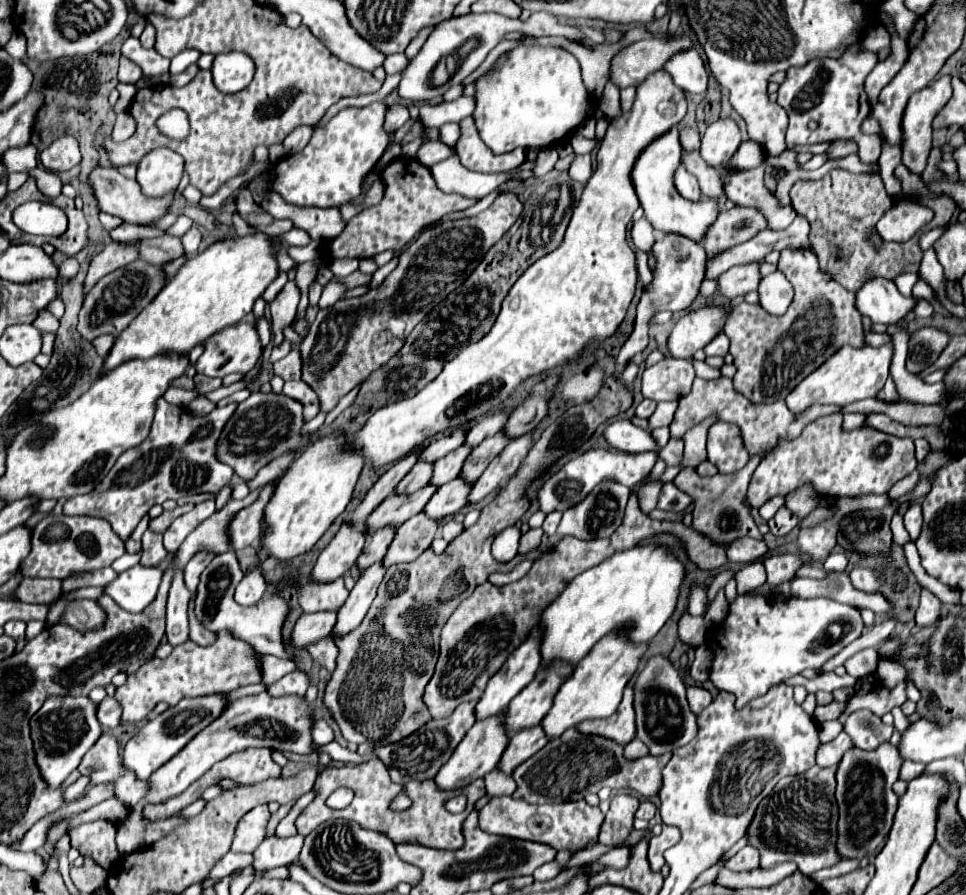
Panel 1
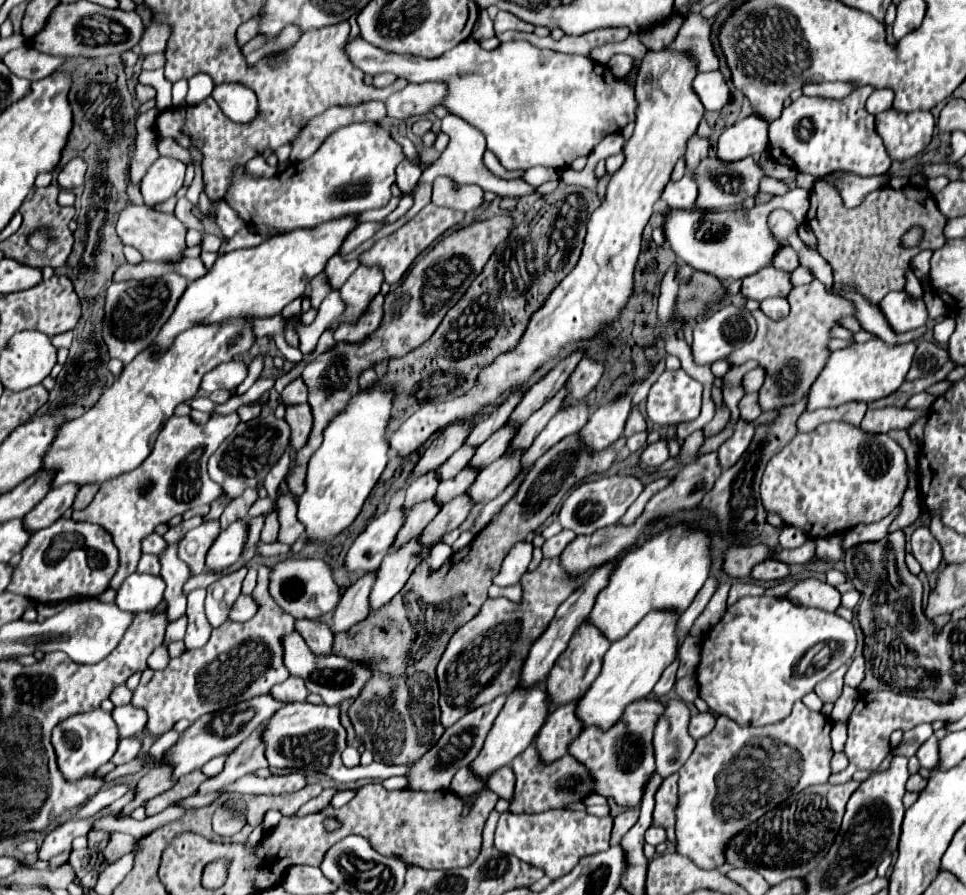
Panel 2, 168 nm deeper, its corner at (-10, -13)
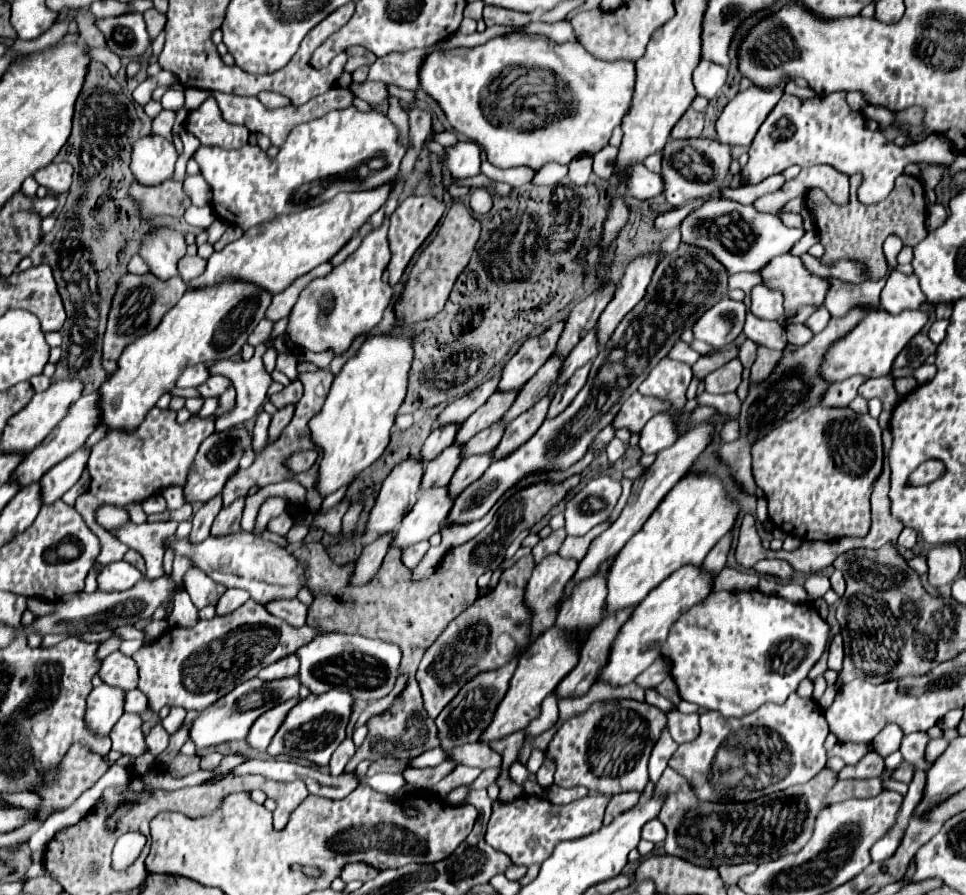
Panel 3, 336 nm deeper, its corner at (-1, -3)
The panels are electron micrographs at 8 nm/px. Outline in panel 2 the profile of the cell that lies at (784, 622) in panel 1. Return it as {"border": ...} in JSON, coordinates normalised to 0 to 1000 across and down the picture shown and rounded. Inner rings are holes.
{"border":[[[798,666],[765,668],[759,677],[753,679],[751,688],[730,708],[726,717],[726,737],[719,751],[719,760],[724,764],[724,780],[732,784],[738,798],[755,800],[765,811],[792,811],[798,807],[806,807],[819,798],[819,791],[825,782],[829,782],[835,773],[842,773],[846,762],[850,762],[869,744],[881,737],[885,720],[887,720],[887,711],[883,697],[869,691],[862,684],[823,677],[815,668],[798,668]],[[848,717],[856,717],[856,720],[862,717],[862,731],[858,742],[852,749],[846,749],[837,755],[825,753],[823,751],[825,742],[833,733],[833,728]]]}

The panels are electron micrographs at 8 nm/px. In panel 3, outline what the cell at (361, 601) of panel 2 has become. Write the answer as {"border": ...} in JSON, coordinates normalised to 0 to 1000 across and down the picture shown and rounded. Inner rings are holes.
{"border":[[[406,597],[391,599],[389,603],[385,603],[383,608],[379,608],[375,612],[373,623],[366,628],[366,639],[360,650],[362,655],[377,655],[391,641],[395,626],[404,612],[404,601],[406,601]]]}

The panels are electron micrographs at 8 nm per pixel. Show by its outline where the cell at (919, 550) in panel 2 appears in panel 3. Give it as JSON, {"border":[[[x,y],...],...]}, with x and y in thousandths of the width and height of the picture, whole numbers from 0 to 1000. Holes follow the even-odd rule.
{"border":[[[936,590],[930,599],[930,610],[936,610],[940,615],[944,615],[950,606],[950,594],[948,592],[942,592],[942,590]]]}

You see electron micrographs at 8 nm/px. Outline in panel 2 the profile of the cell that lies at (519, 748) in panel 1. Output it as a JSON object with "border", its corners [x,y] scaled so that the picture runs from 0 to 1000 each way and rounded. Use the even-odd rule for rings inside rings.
{"border":[[[595,784],[577,789],[564,804],[562,813],[558,816],[554,825],[554,836],[562,851],[570,854],[583,842],[587,842],[587,836],[591,827],[601,818],[599,802],[595,800]]]}

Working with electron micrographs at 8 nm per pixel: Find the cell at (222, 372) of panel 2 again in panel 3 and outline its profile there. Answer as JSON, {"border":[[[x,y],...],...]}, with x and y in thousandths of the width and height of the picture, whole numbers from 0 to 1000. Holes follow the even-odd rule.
{"border":[[[213,407],[197,409],[188,416],[188,422],[184,422],[184,434],[205,434],[217,422],[217,413]]]}

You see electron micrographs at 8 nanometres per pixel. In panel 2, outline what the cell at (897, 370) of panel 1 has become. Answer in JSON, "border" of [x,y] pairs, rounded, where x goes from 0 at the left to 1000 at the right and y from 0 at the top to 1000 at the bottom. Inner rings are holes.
{"border":[[[920,326],[910,342],[927,371],[939,371],[958,364],[960,360],[955,335],[945,335],[943,331],[939,331],[939,326]]]}

